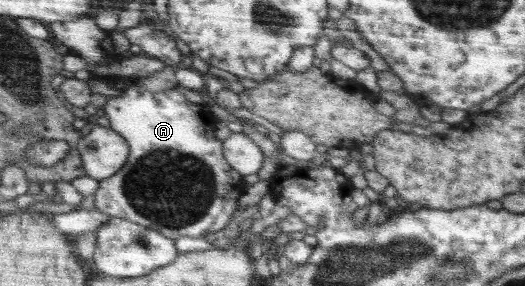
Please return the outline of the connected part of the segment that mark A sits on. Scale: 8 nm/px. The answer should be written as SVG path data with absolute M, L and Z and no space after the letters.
M136 79L125 81L128 84L122 88L122 94L108 98L100 113L108 118L110 128L126 139L128 160L111 177L99 181L95 192L96 209L110 217L147 224L173 241L181 236L202 237L224 230L230 224L238 198L246 186L243 175L225 161L222 141L214 135L218 118L212 114L208 103L192 103L174 88L152 92L138 86Z

